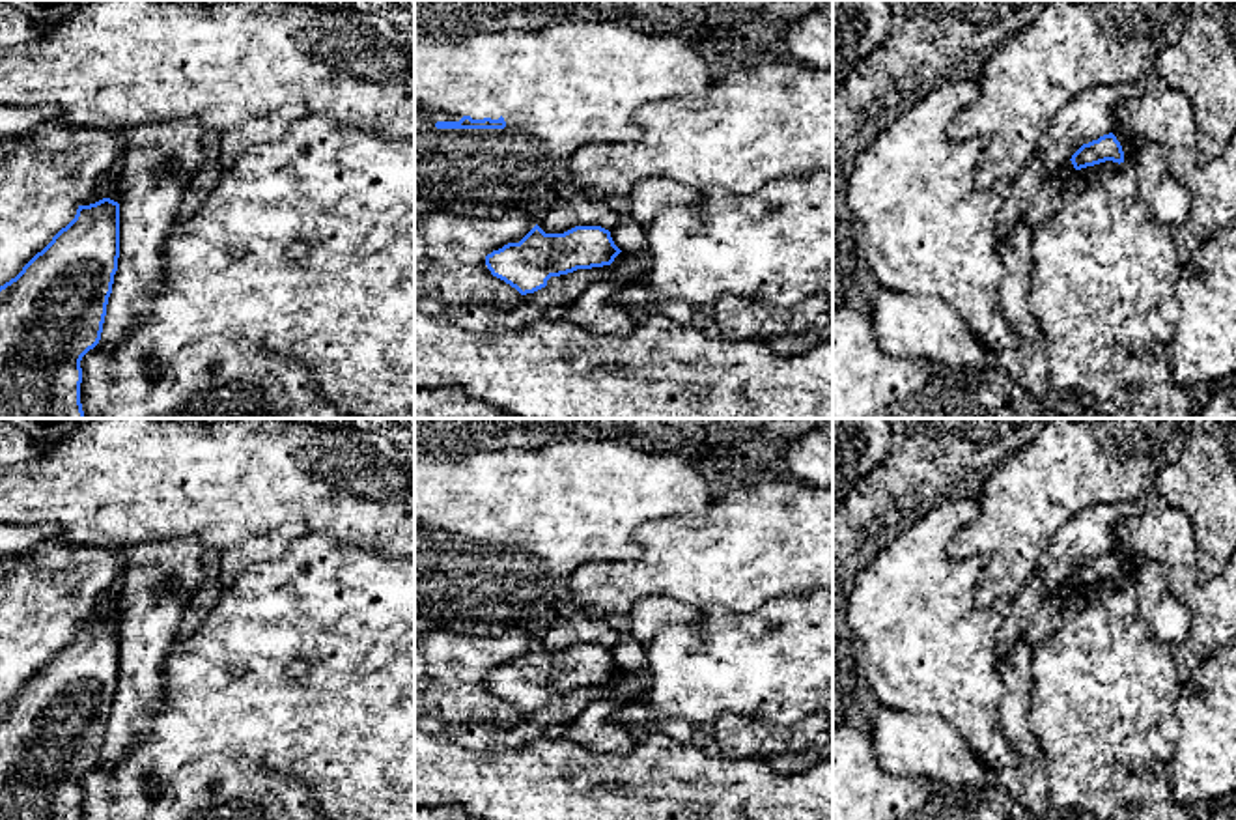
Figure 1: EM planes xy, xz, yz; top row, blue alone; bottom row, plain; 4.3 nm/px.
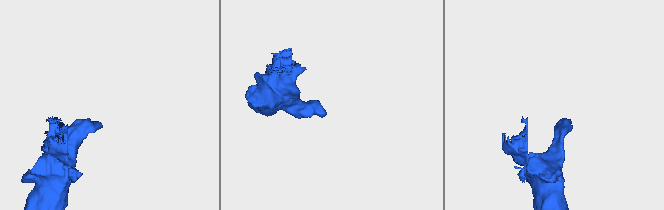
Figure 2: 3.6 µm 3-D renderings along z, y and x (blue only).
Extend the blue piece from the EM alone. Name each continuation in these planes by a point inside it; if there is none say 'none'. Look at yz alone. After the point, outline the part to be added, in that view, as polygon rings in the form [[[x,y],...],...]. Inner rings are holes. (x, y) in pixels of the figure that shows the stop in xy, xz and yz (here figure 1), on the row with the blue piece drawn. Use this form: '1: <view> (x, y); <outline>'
1: yz (1167, 200); [[[1120,127],[1113,131],[1124,151],[1124,163],[1131,163],[1137,174],[1137,198],[1148,215],[1167,228],[1184,226],[1187,220],[1191,196],[1176,181],[1167,164],[1163,146],[1143,140]]]

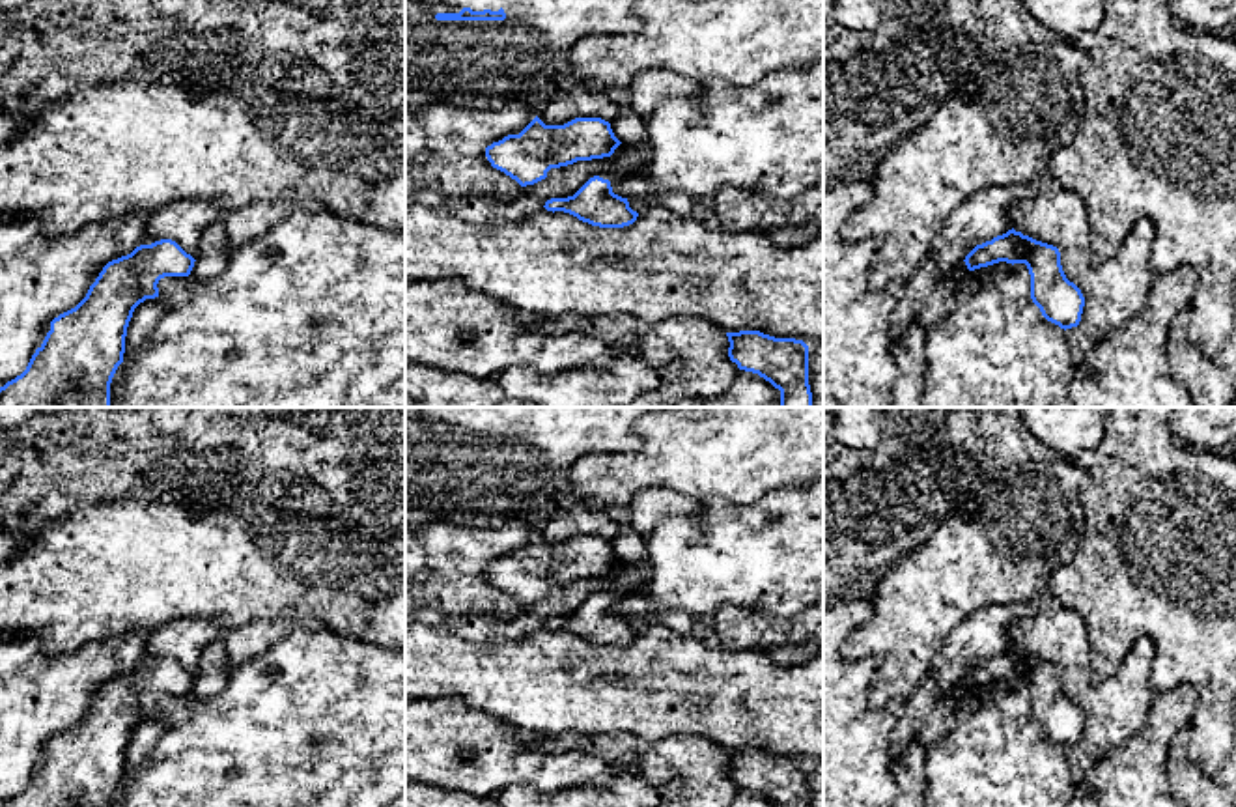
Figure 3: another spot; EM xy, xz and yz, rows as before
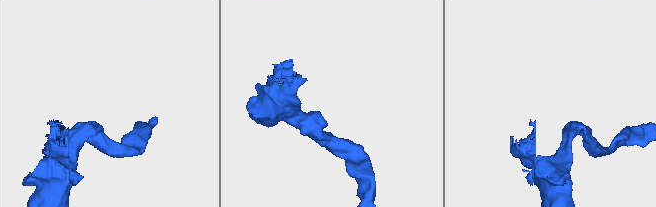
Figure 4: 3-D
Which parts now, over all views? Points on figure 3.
none

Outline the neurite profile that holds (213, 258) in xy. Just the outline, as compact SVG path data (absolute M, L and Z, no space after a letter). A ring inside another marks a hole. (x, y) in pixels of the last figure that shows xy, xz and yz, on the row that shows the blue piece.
M220 219L204 230L190 275L200 280L215 278L228 267L230 256L226 222Z

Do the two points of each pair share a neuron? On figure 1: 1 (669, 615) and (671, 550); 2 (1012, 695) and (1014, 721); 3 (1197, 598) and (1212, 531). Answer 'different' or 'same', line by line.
1: different
2: same
3: different

